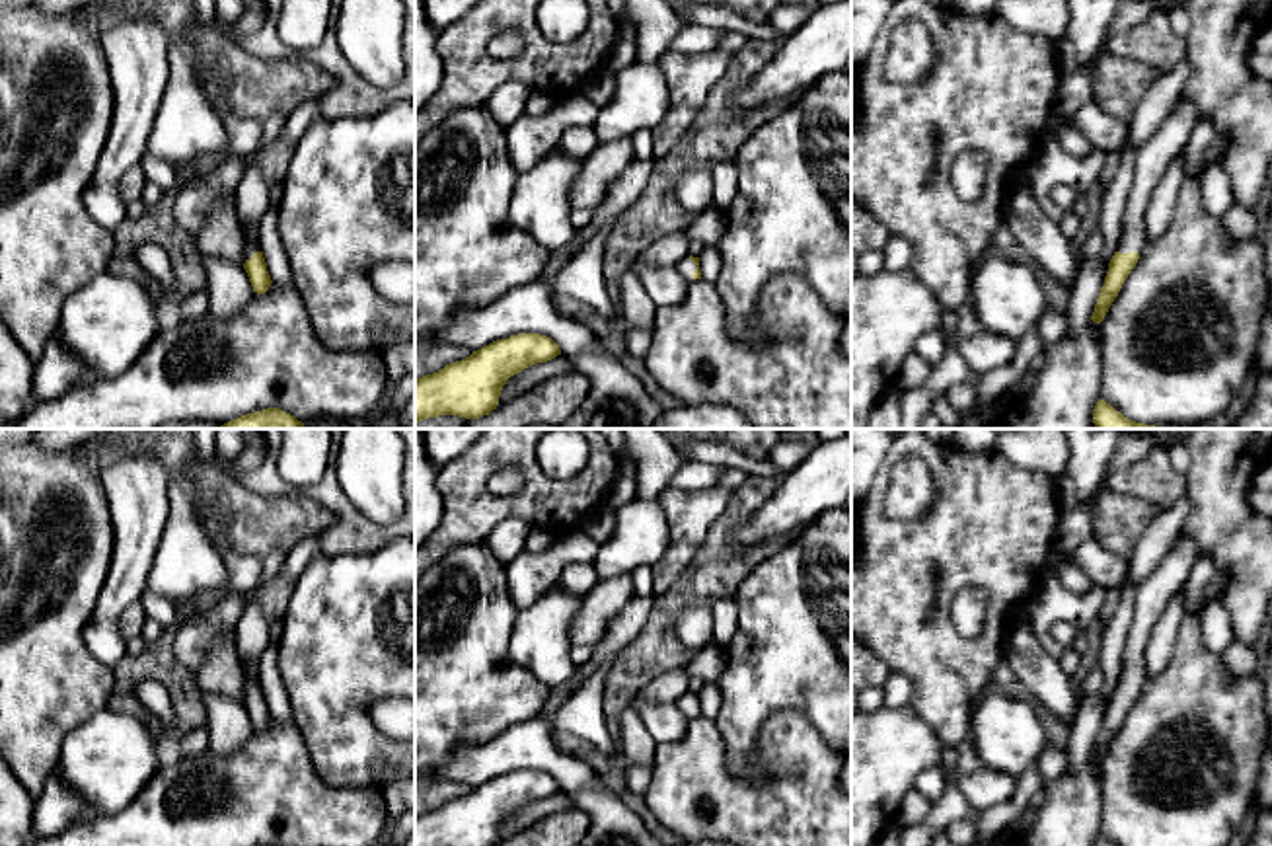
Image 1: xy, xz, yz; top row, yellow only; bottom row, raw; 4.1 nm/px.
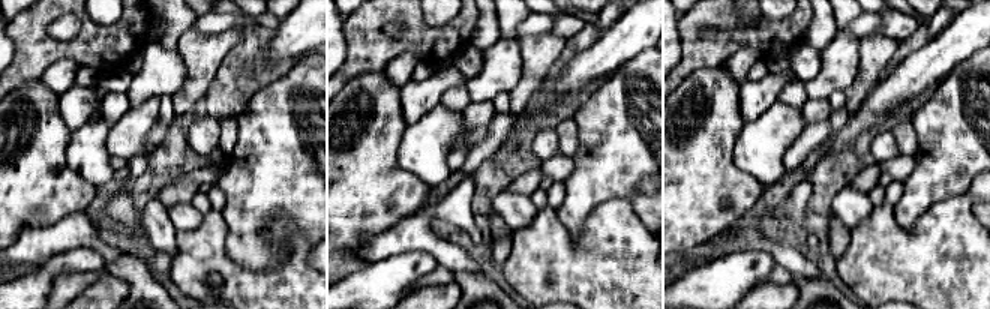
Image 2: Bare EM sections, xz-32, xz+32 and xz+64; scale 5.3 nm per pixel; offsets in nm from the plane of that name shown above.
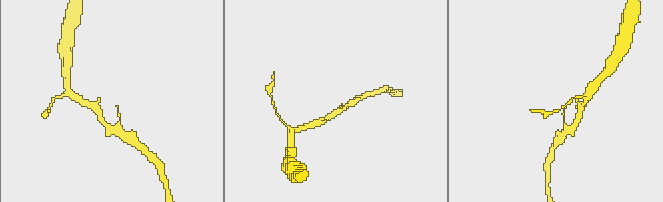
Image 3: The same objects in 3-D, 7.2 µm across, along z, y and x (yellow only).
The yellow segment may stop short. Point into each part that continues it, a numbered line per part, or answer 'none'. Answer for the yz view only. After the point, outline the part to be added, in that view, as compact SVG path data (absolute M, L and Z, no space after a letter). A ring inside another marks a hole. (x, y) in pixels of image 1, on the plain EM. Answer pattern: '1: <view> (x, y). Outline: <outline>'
1: yz (1152, 595). Outline: M1178 534L1159 565L1136 587L1134 622L1122 655L1122 671L1116 682L1120 690L1141 688L1145 682L1143 649L1149 634L1198 559L1196 542Z

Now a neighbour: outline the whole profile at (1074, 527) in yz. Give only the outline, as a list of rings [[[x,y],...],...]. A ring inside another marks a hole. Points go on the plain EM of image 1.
[[[1099,487],[1093,497],[1079,507],[1067,513],[1060,513],[1054,546],[1062,554],[1069,554],[1077,550],[1085,540],[1093,538],[1093,517],[1101,491],[1103,487]]]

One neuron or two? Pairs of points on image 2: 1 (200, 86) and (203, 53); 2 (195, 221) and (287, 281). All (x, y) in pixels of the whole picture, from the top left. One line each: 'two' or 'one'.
1: one
2: two

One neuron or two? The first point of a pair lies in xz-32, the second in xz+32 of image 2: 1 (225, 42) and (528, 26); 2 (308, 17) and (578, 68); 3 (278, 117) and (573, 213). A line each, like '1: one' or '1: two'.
1: two
2: one
3: one

